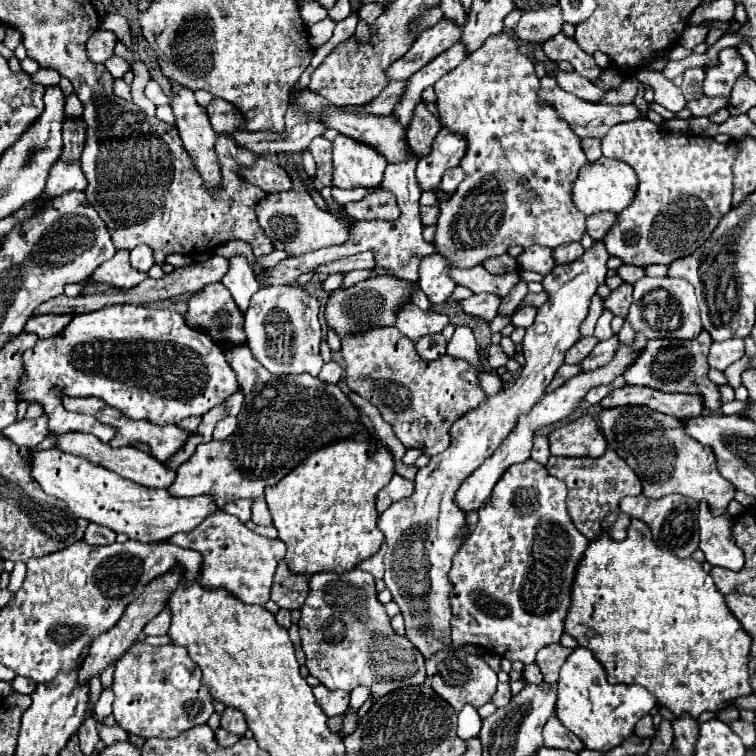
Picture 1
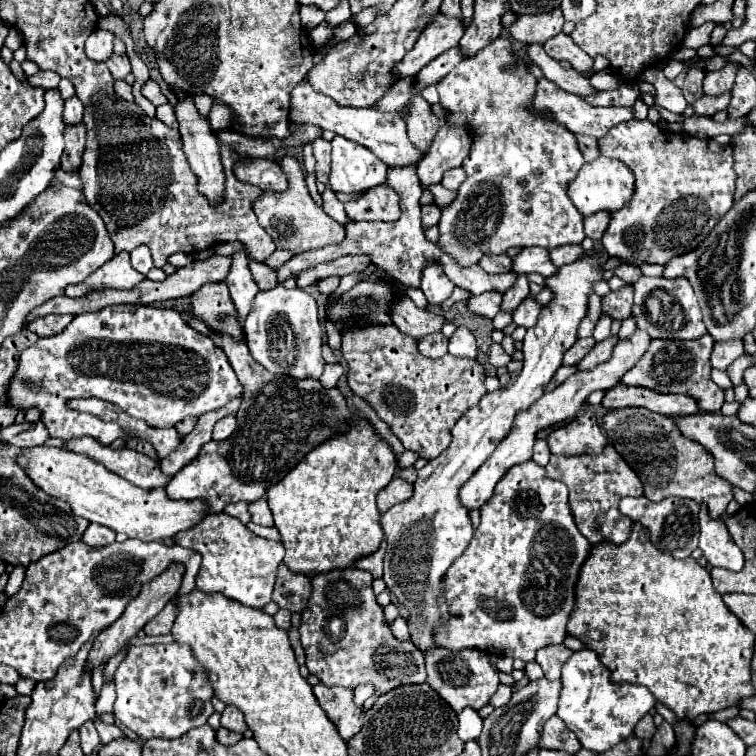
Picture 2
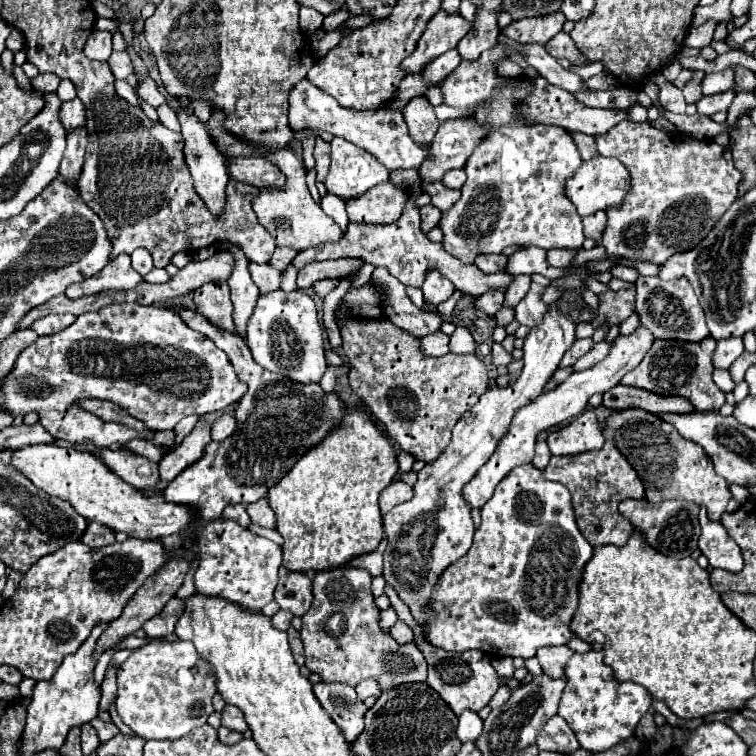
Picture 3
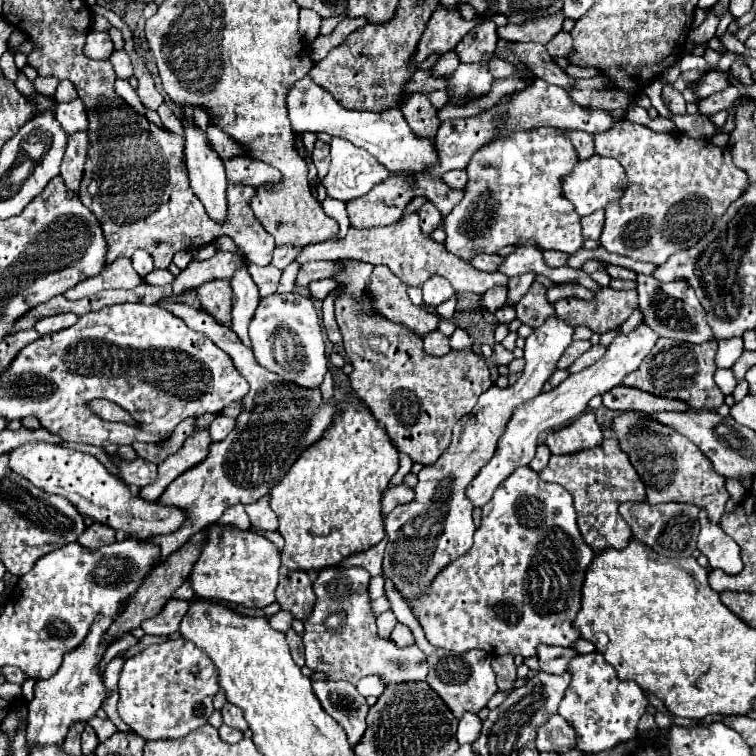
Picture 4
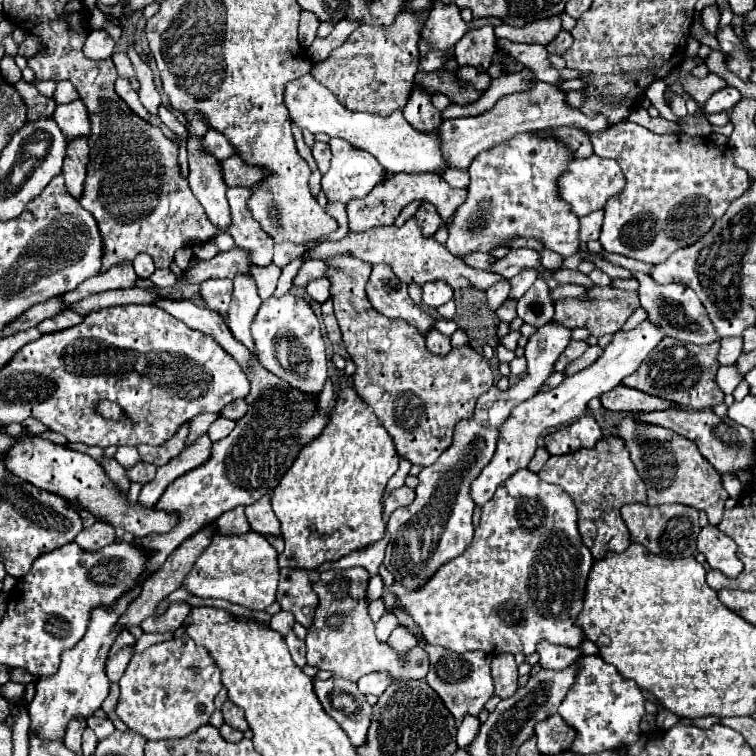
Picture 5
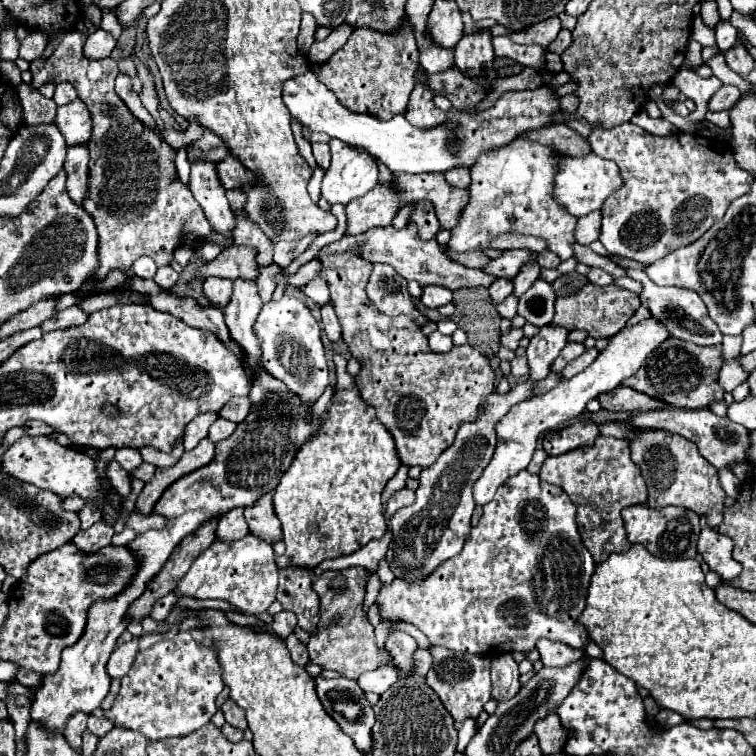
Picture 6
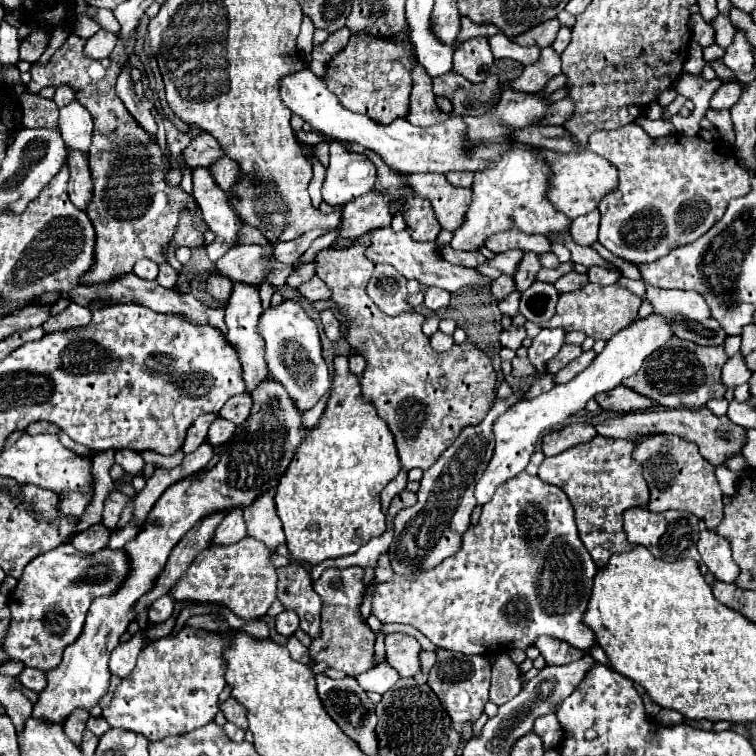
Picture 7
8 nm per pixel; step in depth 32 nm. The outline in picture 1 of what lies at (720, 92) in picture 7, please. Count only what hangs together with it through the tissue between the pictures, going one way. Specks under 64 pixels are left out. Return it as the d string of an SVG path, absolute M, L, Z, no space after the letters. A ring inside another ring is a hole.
M708 96L686 102L686 108L692 112L692 116L710 116L724 106L728 106L726 98L708 98Z

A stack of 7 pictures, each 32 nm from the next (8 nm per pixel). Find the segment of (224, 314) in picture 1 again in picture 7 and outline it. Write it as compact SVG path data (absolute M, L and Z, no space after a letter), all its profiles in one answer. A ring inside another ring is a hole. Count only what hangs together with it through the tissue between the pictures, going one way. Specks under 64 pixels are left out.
M212 274L206 280L206 292L218 302L228 302L228 298L232 294L232 280L218 276L218 274Z

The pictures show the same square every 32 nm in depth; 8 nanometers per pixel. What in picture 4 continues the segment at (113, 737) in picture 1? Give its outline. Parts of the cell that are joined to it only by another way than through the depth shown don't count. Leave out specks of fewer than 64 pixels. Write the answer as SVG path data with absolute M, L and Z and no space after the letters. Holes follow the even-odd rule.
M98 716L90 720L90 726L96 730L96 736L100 738L100 742L102 742L102 740L106 740L106 738L110 738L112 734L116 734L116 732L118 732L118 728L116 728L110 720L100 720Z

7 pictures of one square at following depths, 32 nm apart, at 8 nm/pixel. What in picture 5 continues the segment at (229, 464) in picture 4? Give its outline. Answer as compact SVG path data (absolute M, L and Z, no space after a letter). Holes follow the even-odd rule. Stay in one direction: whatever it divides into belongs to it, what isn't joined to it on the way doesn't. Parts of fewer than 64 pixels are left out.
M158 298L156 306L170 312L174 318L182 320L186 326L194 330L202 330L204 334L210 334L236 362L242 366L242 372L246 378L250 378L250 394L248 394L248 412L236 422L236 428L220 442L212 444L210 460L206 460L198 470L190 470L190 474L182 474L182 478L174 480L158 500L158 508L166 512L176 512L180 516L180 522L174 530L166 534L148 534L146 538L136 538L138 546L146 546L152 550L150 564L146 568L146 574L152 574L166 562L166 558L186 540L190 534L196 534L202 530L202 526L208 526L220 518L226 510L234 506L248 506L254 504L264 494L272 492L280 478L286 474L286 470L292 466L300 450L316 440L322 430L326 428L330 420L332 408L320 410L318 408L318 396L310 398L308 394L302 394L300 390L290 390L286 382L282 382L278 376L270 374L266 368L260 366L254 354L246 350L232 334L226 322L218 316L218 312L212 312L208 308L196 306L190 300L168 300Z

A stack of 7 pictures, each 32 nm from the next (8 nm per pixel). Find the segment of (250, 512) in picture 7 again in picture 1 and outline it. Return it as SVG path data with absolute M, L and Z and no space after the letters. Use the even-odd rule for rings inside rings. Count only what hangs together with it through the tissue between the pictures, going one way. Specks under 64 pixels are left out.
M264 498L254 500L254 504L252 504L252 522L262 524L262 526L272 526L272 518L270 518L270 512L268 512L268 506L266 506Z

